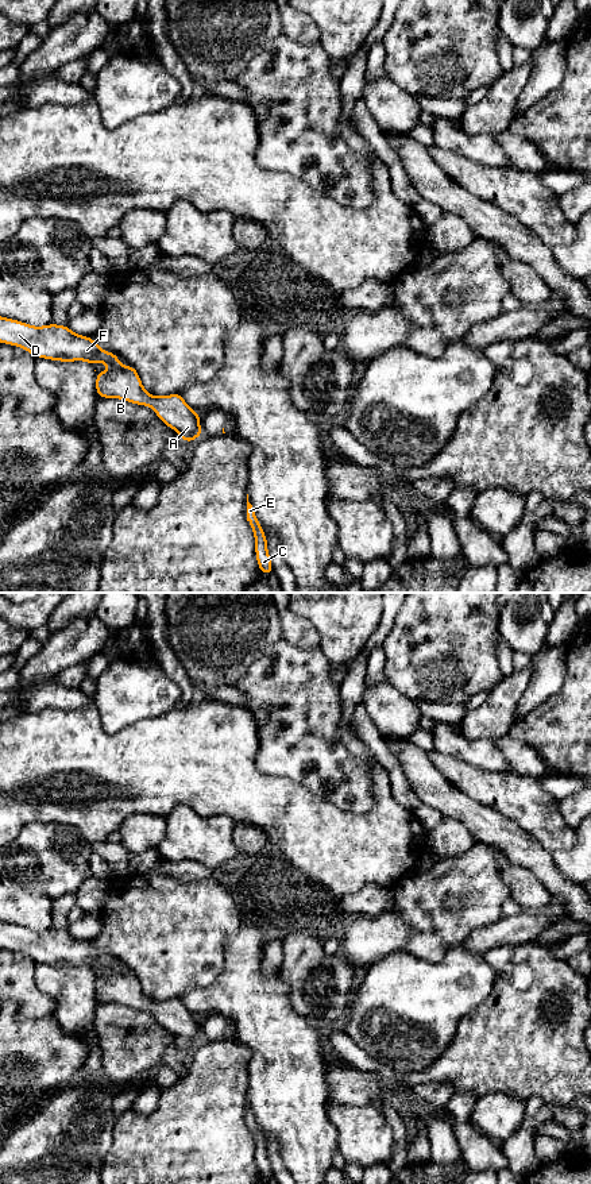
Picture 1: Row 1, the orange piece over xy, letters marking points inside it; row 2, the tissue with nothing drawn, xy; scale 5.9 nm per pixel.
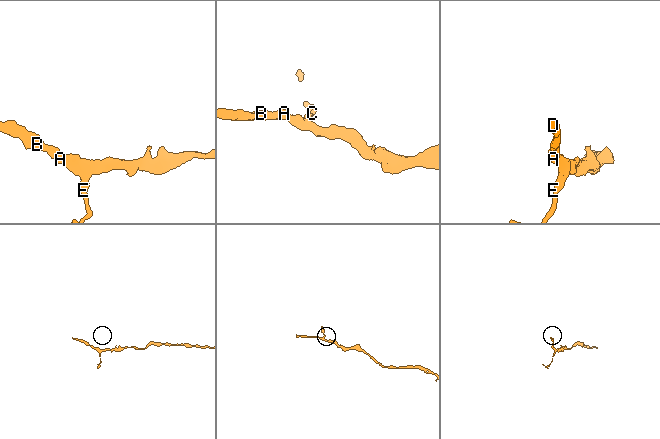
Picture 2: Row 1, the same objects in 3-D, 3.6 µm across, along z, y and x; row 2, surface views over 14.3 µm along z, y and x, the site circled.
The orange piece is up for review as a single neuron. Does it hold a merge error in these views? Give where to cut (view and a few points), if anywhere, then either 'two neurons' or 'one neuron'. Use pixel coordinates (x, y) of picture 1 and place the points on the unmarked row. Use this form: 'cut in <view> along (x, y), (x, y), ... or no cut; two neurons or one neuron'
no cut; one neuron

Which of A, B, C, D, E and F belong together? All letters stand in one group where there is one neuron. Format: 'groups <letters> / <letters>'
groups A B C D E F

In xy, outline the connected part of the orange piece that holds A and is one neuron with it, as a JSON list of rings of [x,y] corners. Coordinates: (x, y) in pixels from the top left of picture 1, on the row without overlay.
[[[0,921],[0,948],[20,952],[35,963],[49,965],[85,965],[93,972],[97,965],[103,965],[109,975],[107,977],[96,976],[98,1003],[119,1003],[151,1011],[159,1025],[173,1033],[185,1048],[205,1040],[200,1031],[201,1019],[190,1014],[181,998],[154,1002],[144,995],[132,969],[123,972],[119,960],[109,954],[104,957],[90,941],[74,938],[67,930],[50,927],[45,932],[32,932]]]

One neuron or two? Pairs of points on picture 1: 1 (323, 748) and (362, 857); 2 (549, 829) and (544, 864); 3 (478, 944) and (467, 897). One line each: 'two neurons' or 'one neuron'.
1: two neurons
2: two neurons
3: two neurons

